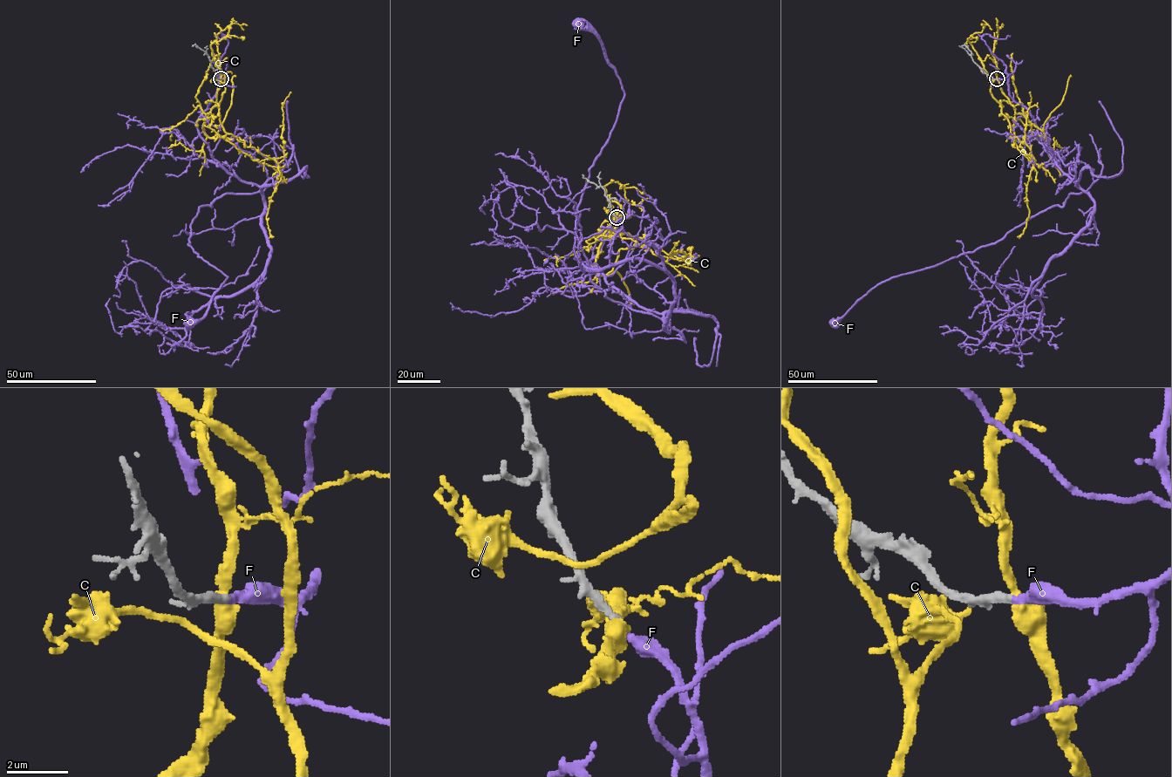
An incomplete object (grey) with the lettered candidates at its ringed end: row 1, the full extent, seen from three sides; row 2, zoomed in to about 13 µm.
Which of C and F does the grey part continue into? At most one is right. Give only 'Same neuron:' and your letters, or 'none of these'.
Same neuron: F

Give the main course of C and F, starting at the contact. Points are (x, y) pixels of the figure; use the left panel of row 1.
C: (221, 78), (210, 127), (223, 138), (219, 102), (224, 74), (211, 44), (232, 23), (247, 25)
F: (221, 79), (196, 127), (260, 187), (264, 271), (223, 296), (166, 289), (153, 321), (119, 333), (110, 298)

